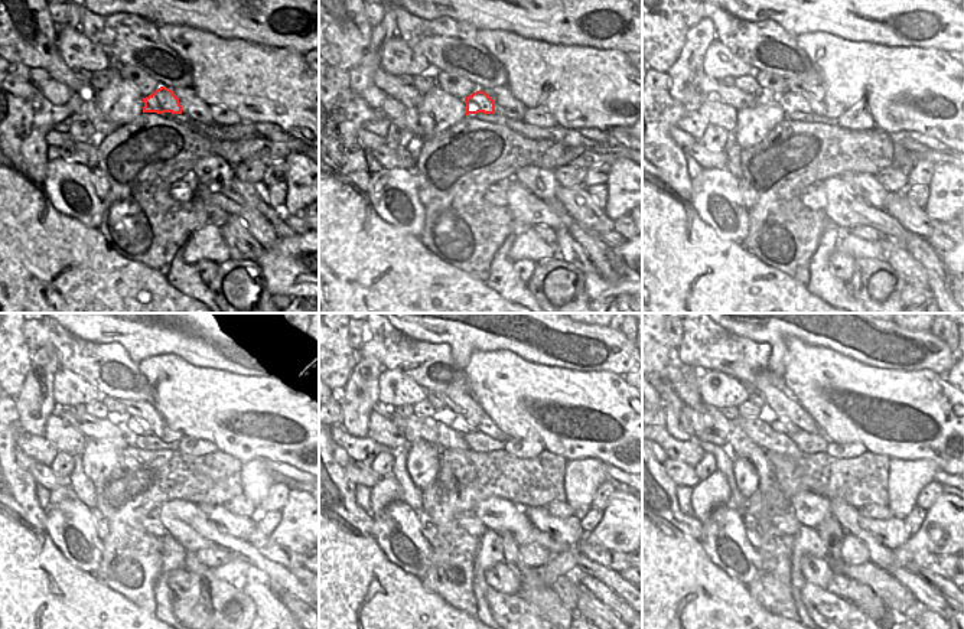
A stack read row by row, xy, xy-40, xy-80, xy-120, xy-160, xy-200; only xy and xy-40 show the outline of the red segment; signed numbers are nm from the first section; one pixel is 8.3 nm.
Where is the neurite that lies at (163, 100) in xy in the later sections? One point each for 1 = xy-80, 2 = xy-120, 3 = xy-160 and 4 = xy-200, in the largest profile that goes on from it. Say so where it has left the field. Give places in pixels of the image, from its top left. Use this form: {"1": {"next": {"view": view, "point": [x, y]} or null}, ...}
{"1": {"next": {"view": "xy-80", "point": [791, 101]}}, "2": {"next": {"view": "xy-120", "point": [133, 426]}}, "3": {"next": {"view": "xy-160", "point": [455, 423]}}, "4": {"next": {"view": "xy-200", "point": [778, 424]}}}

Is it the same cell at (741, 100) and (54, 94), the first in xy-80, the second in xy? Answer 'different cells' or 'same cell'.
different cells

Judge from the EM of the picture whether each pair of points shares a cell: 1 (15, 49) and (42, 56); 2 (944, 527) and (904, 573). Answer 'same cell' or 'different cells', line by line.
1: same cell
2: different cells

